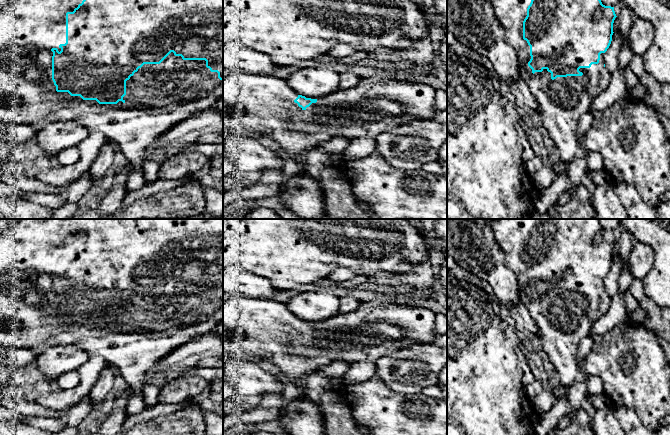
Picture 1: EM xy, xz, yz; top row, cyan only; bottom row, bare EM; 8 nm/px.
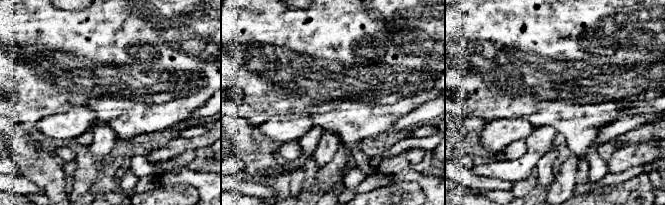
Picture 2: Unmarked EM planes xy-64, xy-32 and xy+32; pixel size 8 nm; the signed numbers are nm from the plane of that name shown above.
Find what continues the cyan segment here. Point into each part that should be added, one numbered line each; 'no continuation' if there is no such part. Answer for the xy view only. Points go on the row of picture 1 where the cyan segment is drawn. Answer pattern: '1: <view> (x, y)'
1: xy (158, 96)

